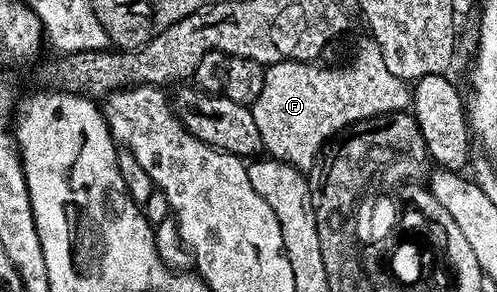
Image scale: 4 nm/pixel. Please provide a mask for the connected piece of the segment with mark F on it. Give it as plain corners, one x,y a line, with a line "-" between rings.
366,35
362,41
362,49
358,50
354,59
342,67
320,67
321,64
310,62
278,62
269,64
265,70
264,86
254,104
251,105
252,116
262,135
265,152
283,162
297,167
301,171
311,170
323,147
334,136
334,133
355,123
371,117
385,116
389,112
407,110
411,106
411,86
403,79
396,78
386,68
382,51
376,39

